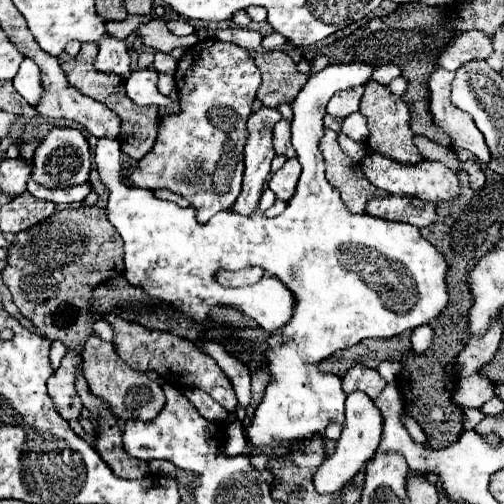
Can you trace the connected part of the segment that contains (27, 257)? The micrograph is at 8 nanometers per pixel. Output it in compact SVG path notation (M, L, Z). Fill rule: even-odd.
M66 207L62 211L56 211L54 217L42 221L42 225L34 225L34 229L26 229L16 235L10 247L8 265L2 271L2 279L12 293L14 305L24 313L24 317L28 317L34 323L40 335L52 341L62 341L68 351L74 349L80 353L84 349L86 339L90 337L90 327L86 325L86 321L90 321L90 317L96 317L94 313L90 313L88 307L90 289L94 289L106 279L122 275L122 269L122 239L118 237L114 225L110 225L104 209Z

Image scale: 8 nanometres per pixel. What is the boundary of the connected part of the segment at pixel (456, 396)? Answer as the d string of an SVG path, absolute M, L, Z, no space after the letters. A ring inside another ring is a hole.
M480 373L461 380L453 393L453 400L462 409L480 409L490 397L494 397L494 385Z

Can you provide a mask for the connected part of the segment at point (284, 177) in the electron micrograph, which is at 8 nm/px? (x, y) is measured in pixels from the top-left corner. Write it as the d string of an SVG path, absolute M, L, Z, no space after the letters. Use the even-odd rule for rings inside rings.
M288 159L284 167L276 173L272 173L268 187L276 193L278 199L288 201L294 195L294 185L298 183L298 173L300 173L300 163L298 159Z

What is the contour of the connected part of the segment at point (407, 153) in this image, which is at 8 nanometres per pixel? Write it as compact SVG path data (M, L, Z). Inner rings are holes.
M368 81L366 91L362 95L362 103L360 103L360 113L366 115L368 119L368 129L370 129L370 137L366 141L368 149L374 153L384 153L386 157L392 157L394 161L400 163L418 163L422 159L422 155L418 153L418 149L412 143L414 133L410 131L410 107L402 101L402 97L394 97L384 85L378 85L376 81Z

